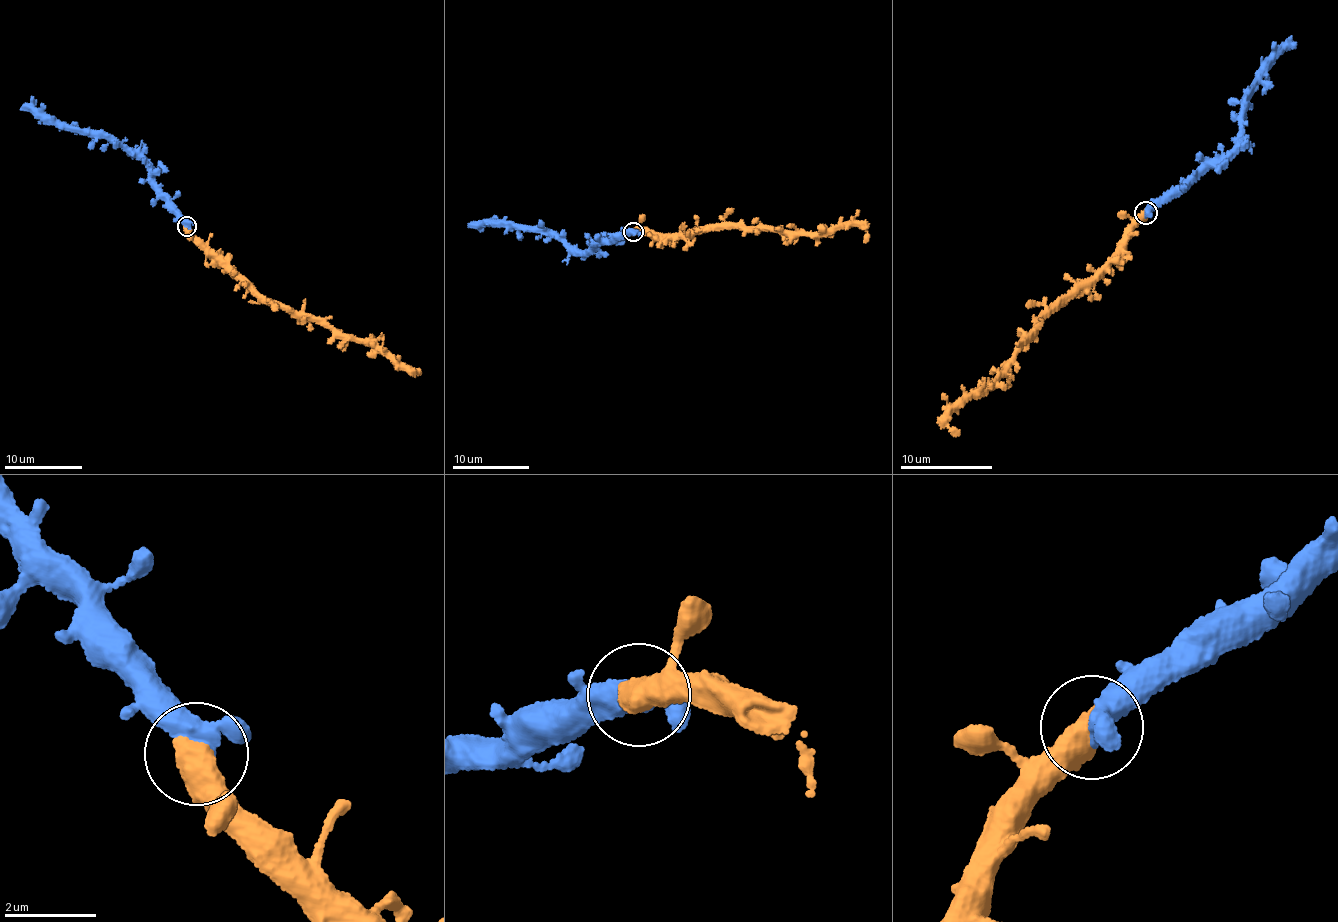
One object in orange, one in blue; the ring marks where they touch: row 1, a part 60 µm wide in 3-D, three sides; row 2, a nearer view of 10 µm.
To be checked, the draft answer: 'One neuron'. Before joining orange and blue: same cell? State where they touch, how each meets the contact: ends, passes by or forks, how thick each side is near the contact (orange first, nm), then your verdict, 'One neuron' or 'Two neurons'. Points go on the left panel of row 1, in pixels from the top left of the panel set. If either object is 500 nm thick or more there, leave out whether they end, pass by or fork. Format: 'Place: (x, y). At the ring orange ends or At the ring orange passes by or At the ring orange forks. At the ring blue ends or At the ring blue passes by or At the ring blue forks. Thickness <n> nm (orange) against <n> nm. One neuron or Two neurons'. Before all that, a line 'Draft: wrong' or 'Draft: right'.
Draft: right
Place: (187, 226). Thickness 650 nm (orange) against 420 nm. One neuron

